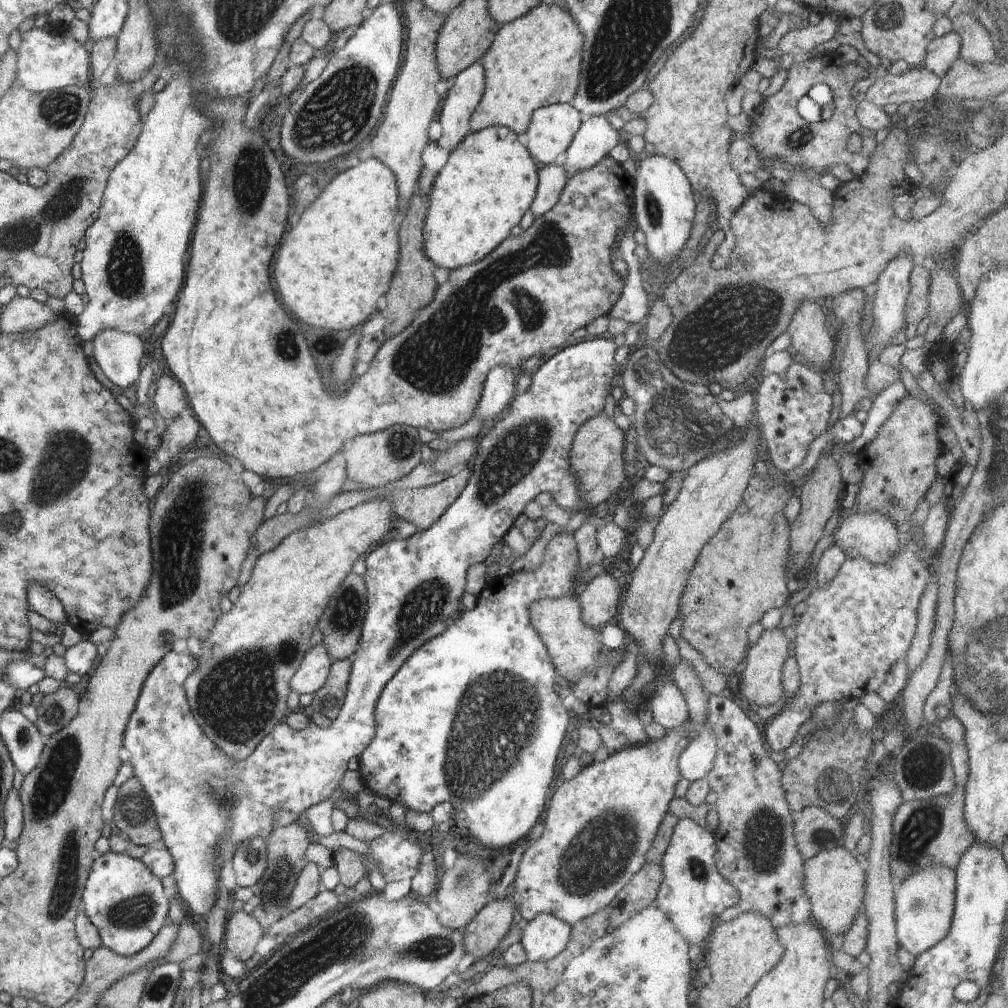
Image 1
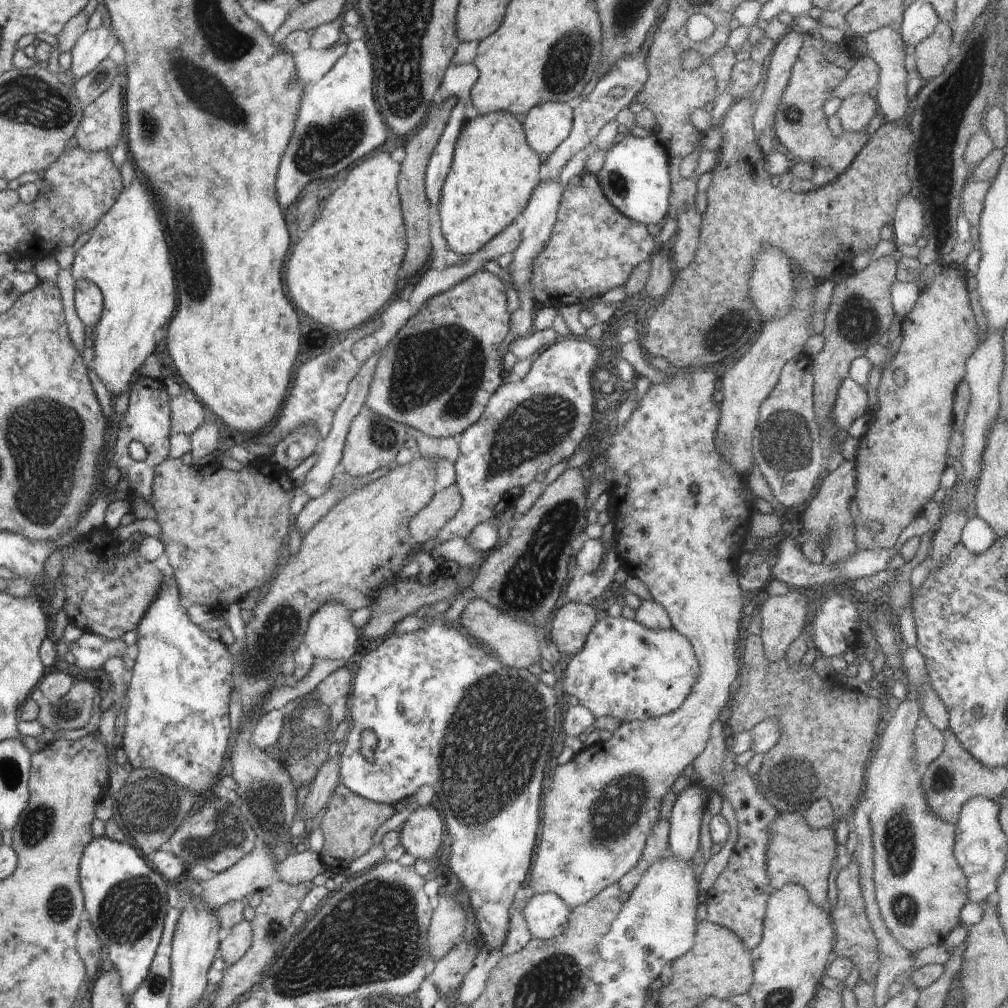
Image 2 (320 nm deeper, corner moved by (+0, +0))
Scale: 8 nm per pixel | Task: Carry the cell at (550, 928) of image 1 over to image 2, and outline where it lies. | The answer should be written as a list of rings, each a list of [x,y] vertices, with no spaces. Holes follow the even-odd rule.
[[[543,892],[527,900],[523,915],[533,937],[550,940],[566,932],[570,911],[557,894]]]

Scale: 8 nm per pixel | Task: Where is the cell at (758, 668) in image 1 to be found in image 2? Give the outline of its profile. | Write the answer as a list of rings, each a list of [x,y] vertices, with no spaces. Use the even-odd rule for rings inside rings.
[[[798,590],[770,595],[759,608],[762,632],[759,636],[769,661],[786,658],[790,644],[804,635],[806,608],[810,604]]]

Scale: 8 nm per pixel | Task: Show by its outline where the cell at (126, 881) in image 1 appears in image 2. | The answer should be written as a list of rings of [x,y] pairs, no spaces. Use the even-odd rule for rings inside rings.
[[[106,836],[92,837],[84,848],[79,866],[85,912],[108,948],[110,962],[121,976],[121,991],[128,1004],[131,994],[148,976],[169,907],[167,892],[171,884],[155,871],[138,849]]]

